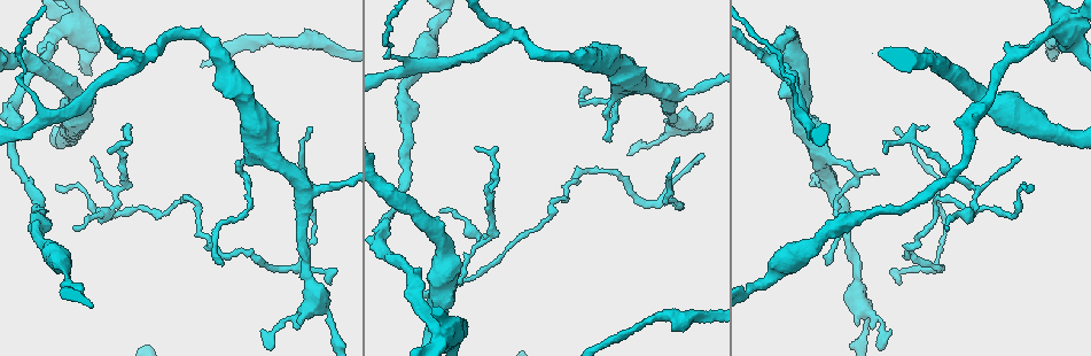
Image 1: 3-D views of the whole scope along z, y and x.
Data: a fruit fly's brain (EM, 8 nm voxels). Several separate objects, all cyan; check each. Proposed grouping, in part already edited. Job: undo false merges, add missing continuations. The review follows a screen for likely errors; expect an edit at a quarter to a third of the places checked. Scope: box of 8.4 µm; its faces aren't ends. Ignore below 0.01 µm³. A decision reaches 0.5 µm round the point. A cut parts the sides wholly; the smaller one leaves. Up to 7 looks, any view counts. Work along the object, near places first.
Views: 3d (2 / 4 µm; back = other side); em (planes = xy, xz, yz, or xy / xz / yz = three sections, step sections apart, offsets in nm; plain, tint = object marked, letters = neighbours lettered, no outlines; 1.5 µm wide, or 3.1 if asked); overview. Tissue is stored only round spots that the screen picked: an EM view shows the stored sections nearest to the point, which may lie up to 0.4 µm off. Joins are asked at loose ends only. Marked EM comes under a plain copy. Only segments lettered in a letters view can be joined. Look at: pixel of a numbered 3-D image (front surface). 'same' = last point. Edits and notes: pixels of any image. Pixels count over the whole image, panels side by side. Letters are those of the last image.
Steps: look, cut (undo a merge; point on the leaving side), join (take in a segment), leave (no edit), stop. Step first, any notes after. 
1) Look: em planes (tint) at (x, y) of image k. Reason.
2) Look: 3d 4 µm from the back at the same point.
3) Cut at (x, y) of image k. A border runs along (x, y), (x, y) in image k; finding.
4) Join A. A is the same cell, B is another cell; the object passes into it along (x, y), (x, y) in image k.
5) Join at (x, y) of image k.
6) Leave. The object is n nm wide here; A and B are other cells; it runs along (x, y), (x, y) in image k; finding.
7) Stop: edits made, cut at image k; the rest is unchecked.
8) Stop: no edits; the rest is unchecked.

Look: em planes (letters) at (58, 185) of image 1. Tapers out.

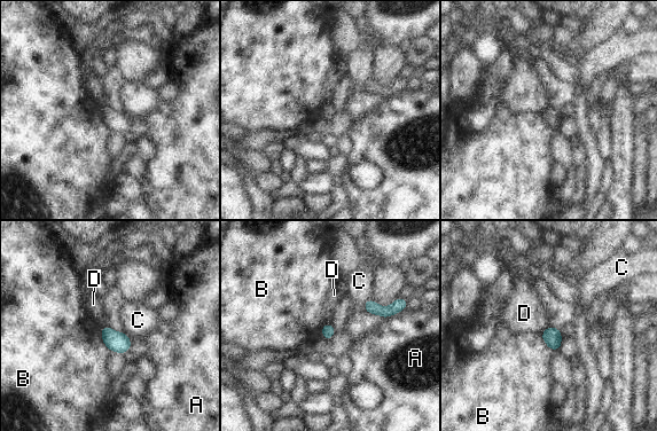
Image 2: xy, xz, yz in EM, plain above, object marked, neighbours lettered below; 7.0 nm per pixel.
Leave. The object is 90 nm wide here; A, B, C and D are other cells; no lettered segment goes on from it.

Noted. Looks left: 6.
Look: 3d 4 µm from the back at (589, 90) of image 1.

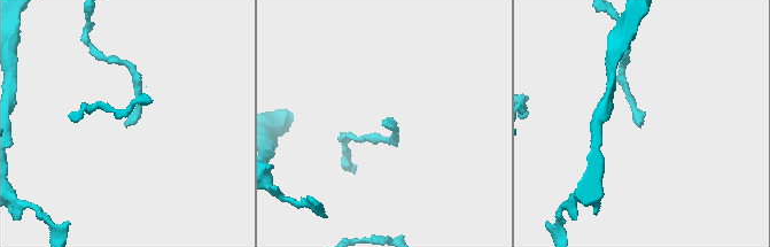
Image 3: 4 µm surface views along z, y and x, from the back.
Look: em xy step 8 (letters) at (124, 123) of image 3. Need the tissue.

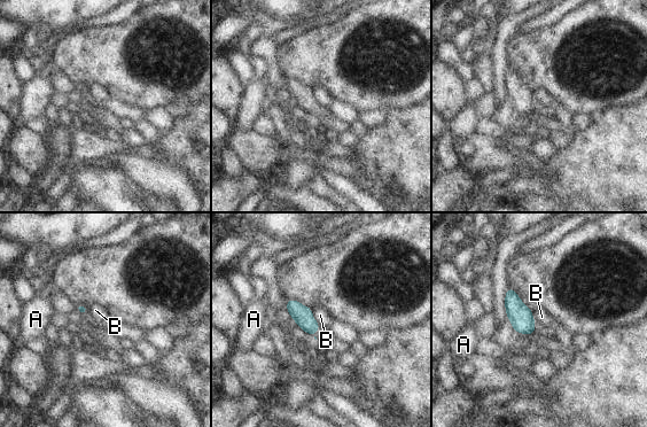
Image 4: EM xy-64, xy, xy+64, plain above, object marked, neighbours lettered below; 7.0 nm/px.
Look: em planes (letters) at the same point.

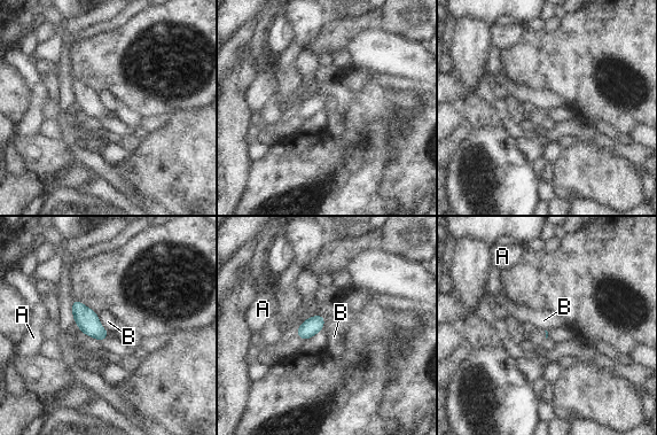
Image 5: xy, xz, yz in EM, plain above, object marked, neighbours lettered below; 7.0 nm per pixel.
Leave. A and B are other cells; a border runs along (96, 315), (101, 326), (107, 332) in image 5; none of them fits.

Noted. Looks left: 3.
Look: 3d 2 µm at (652, 143) of image 1. Sudden change in width.

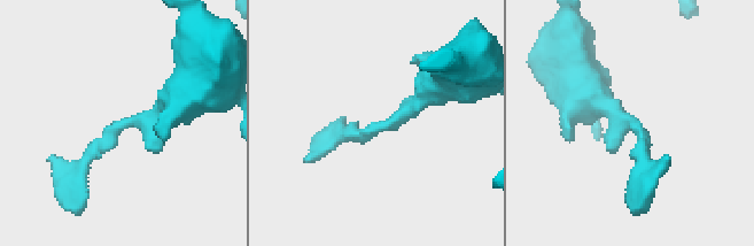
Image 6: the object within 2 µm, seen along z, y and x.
Look: em xz step 4 (tint) at (629, 120) of image 6.

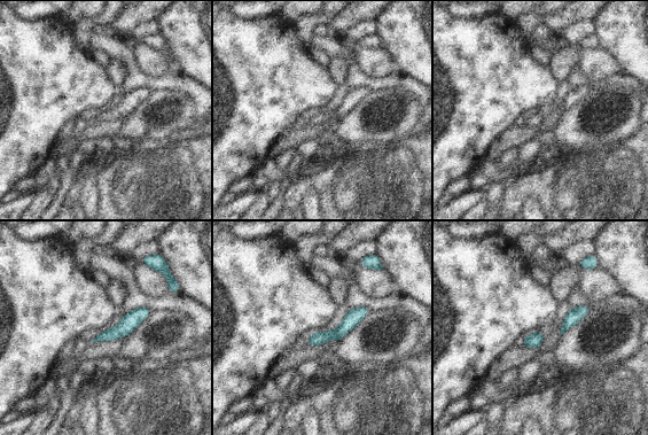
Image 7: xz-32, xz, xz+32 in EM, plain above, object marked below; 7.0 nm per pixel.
Look: em planes (letters) at the same point.

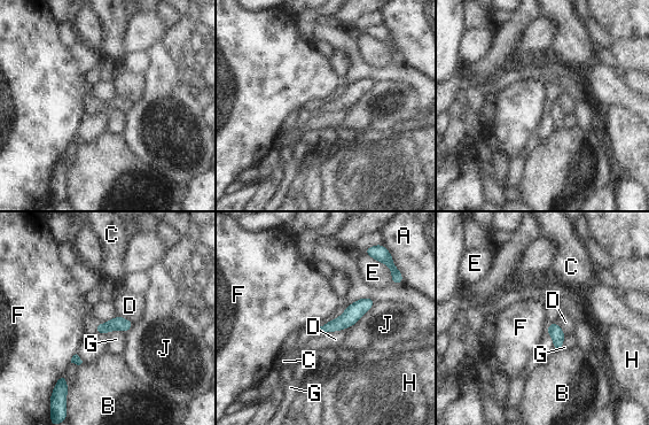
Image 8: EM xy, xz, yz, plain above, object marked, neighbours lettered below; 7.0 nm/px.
Leave. The object is 100 nm wide here; A, B, C, D, E, F, G, H and J are other cells; it runs along (370, 302), (343, 322), (322, 329) in image 8; one neuron here.

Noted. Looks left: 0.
Stop: no edits; the rest is unchecked.

